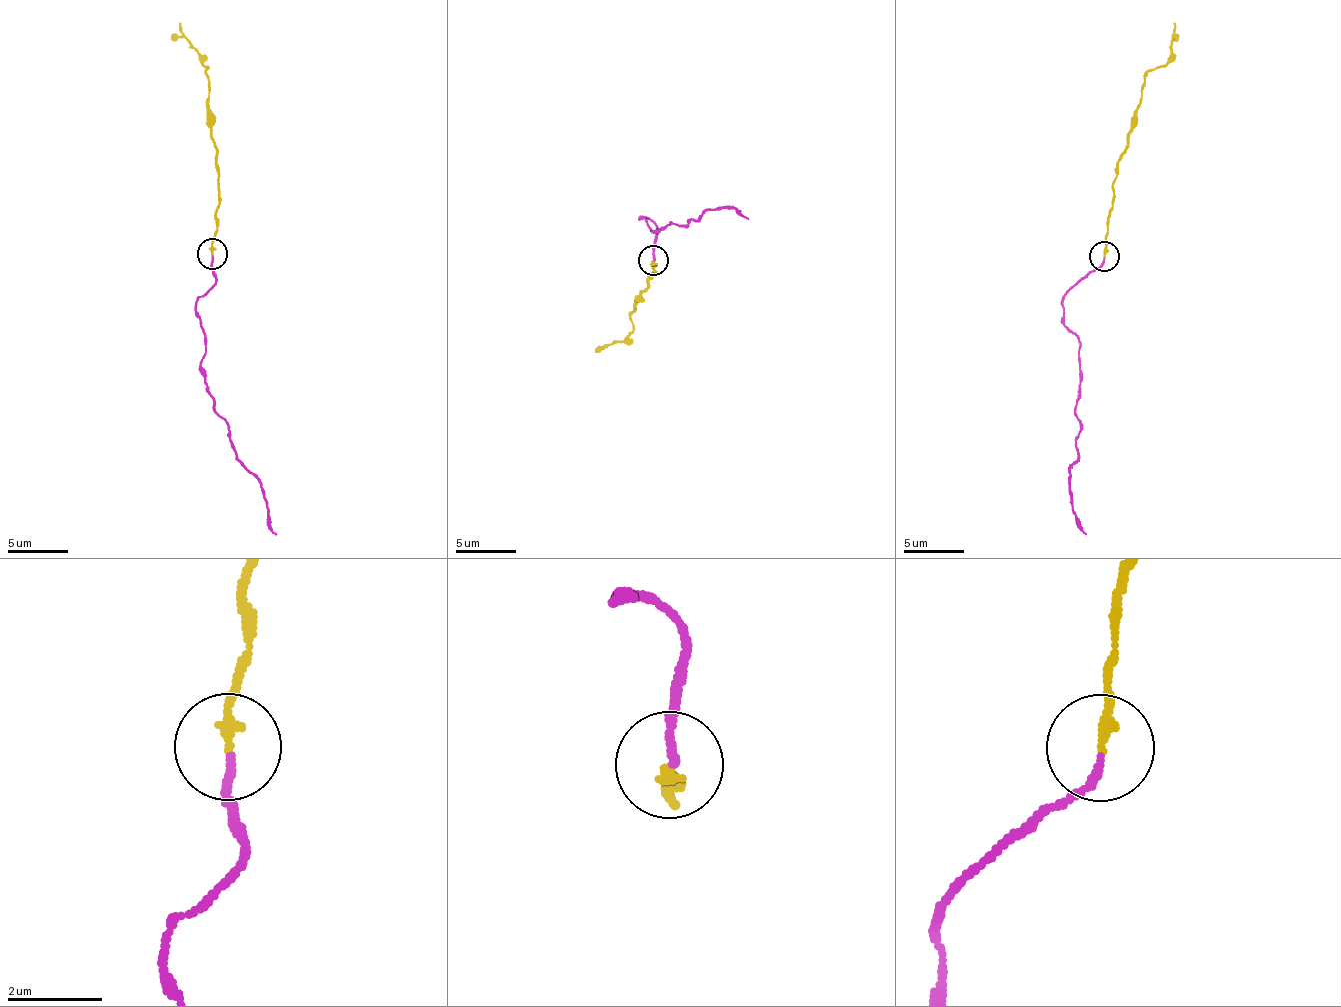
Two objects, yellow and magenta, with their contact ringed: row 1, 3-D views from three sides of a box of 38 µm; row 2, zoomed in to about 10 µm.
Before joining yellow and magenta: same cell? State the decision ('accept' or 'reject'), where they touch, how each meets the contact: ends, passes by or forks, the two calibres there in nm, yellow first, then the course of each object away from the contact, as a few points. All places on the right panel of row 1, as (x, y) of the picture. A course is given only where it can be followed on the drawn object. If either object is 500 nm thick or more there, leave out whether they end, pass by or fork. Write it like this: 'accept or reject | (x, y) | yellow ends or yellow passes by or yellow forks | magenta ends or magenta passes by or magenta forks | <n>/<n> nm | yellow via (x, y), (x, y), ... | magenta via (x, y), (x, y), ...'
accept | (1104, 256) | yellow ends | magenta ends | 220/150 nm | yellow via (1103, 257), (1116, 163), (1127, 142), (1142, 82), (1171, 53), (1172, 23) | magenta via (1103, 257), (1062, 306), (1064, 321), (1081, 345), (1079, 460), (1070, 469), (1069, 483), (1076, 525), (1086, 534)

